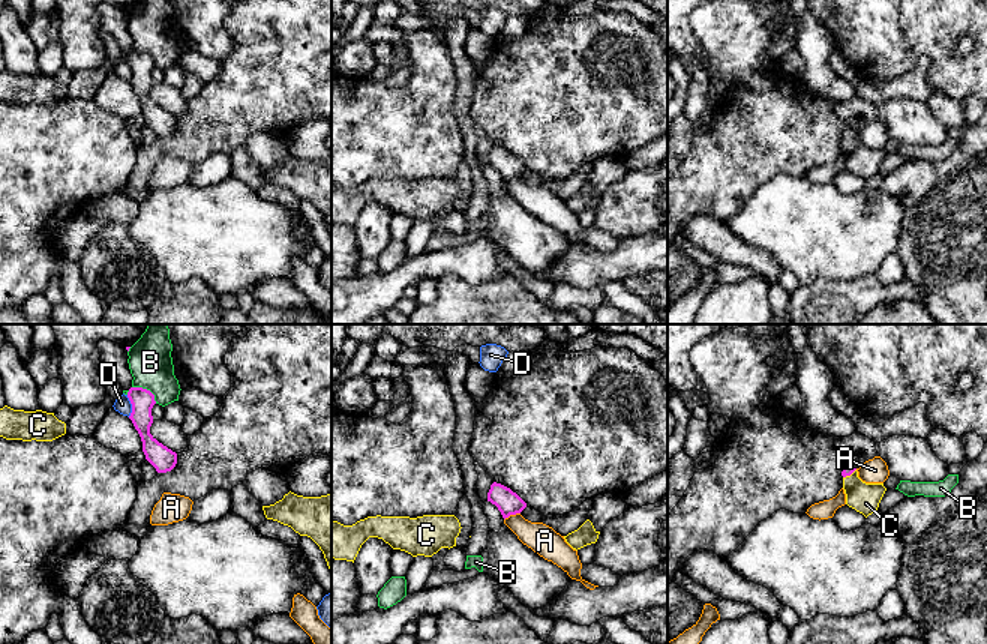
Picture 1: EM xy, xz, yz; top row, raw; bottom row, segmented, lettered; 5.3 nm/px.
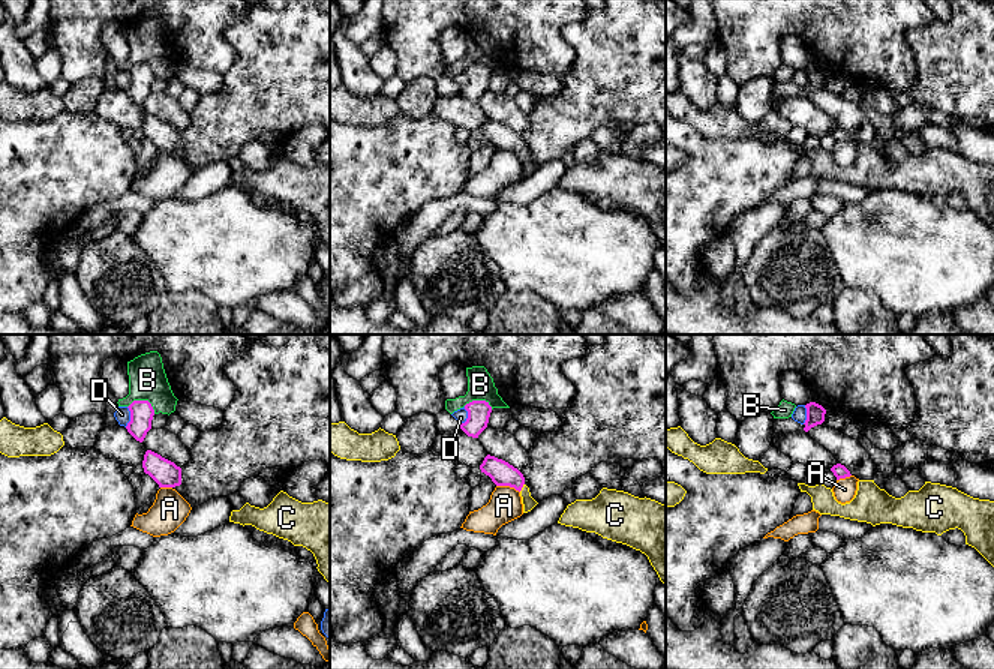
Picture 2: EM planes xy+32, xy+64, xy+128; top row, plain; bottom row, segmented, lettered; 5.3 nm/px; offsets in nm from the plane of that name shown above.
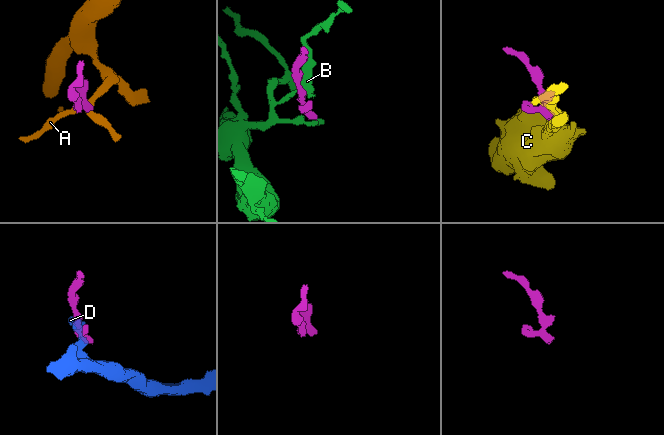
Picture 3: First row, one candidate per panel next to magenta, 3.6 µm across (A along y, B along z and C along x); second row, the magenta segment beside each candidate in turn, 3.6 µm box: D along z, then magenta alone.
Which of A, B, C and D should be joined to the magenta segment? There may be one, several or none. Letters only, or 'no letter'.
C

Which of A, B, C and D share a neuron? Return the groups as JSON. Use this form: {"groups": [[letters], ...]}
{"groups": [["A"], ["B"], ["C"], ["D"]]}

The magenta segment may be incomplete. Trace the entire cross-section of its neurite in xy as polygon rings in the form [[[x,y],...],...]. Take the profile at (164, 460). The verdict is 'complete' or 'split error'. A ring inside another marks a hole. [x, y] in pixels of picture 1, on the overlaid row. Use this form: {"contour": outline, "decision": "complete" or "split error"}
{"contour": [[[130,387],[128,398],[132,404],[129,419],[141,437],[146,459],[158,473],[171,471],[177,464],[177,453],[159,443],[150,434],[150,426],[153,423],[152,408],[156,404],[154,395],[142,387]]], "decision": "complete"}

